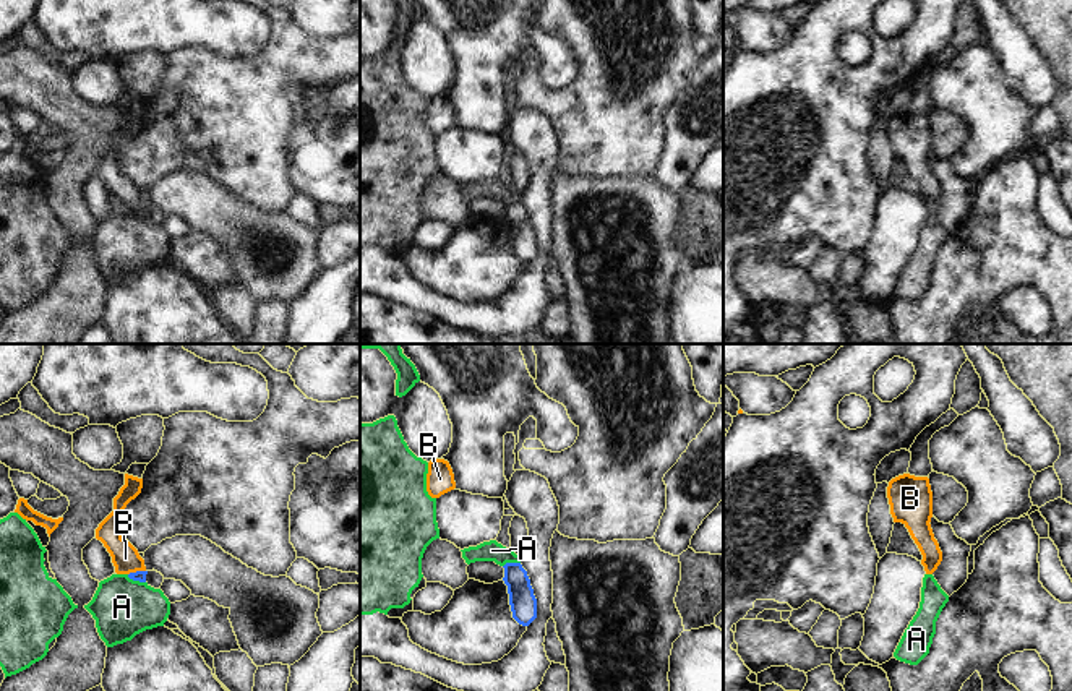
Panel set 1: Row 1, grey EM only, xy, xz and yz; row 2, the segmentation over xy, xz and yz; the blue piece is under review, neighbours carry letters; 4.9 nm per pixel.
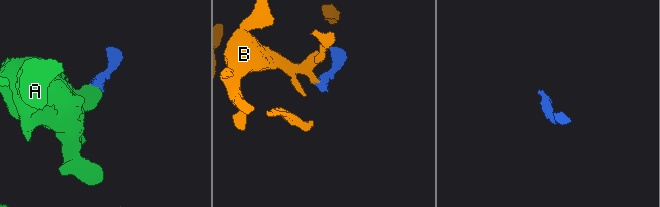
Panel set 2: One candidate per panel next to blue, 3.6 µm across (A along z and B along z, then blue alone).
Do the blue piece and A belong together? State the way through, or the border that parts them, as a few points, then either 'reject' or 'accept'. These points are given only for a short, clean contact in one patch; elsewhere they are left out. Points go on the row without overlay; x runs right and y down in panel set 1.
border along xy (127, 211), (145, 219); reject

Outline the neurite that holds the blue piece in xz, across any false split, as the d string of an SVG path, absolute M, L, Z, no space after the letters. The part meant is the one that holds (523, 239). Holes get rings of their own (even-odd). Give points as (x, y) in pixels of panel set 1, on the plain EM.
M506 200L503 204L503 217L508 222L512 255L519 261L529 263L537 255L537 235L534 232L527 208L521 200Z

